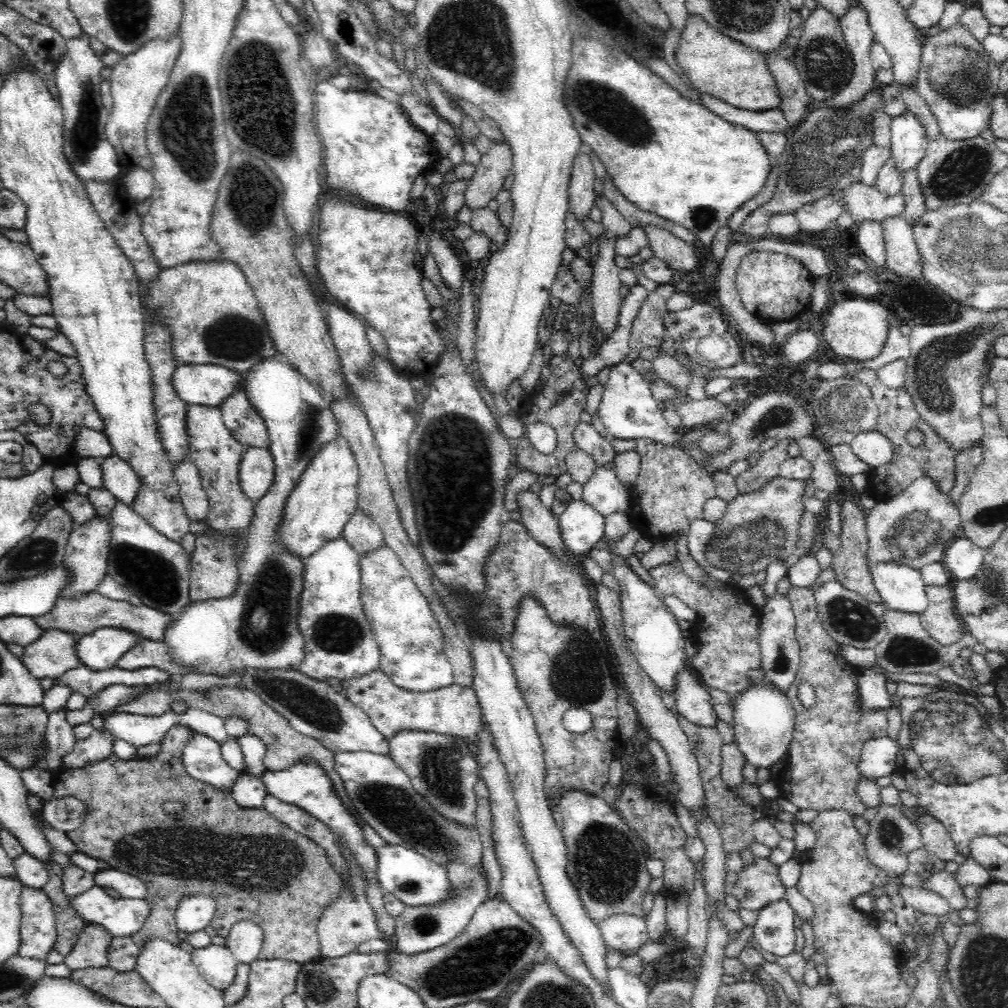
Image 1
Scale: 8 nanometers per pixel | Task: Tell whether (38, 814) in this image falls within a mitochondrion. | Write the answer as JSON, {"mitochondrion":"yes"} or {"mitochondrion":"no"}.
{"mitochondrion":"no"}

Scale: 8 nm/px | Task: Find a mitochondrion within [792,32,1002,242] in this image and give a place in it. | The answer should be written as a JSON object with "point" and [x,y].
{"point":[961,76]}

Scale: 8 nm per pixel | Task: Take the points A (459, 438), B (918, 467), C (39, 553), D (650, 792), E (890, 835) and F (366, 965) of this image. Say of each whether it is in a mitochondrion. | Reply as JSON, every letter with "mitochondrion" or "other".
{"A":"mitochondrion","B":"other","C":"mitochondrion","D":"other","E":"mitochondrion","F":"other"}

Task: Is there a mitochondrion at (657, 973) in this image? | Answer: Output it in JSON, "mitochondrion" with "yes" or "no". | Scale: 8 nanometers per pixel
{"mitochondrion":"no"}

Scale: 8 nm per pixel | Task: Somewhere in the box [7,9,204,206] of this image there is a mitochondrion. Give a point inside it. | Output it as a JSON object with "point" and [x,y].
{"point":[84,137]}

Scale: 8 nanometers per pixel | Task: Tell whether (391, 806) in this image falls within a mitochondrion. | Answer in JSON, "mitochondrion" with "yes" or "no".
{"mitochondrion":"yes"}

